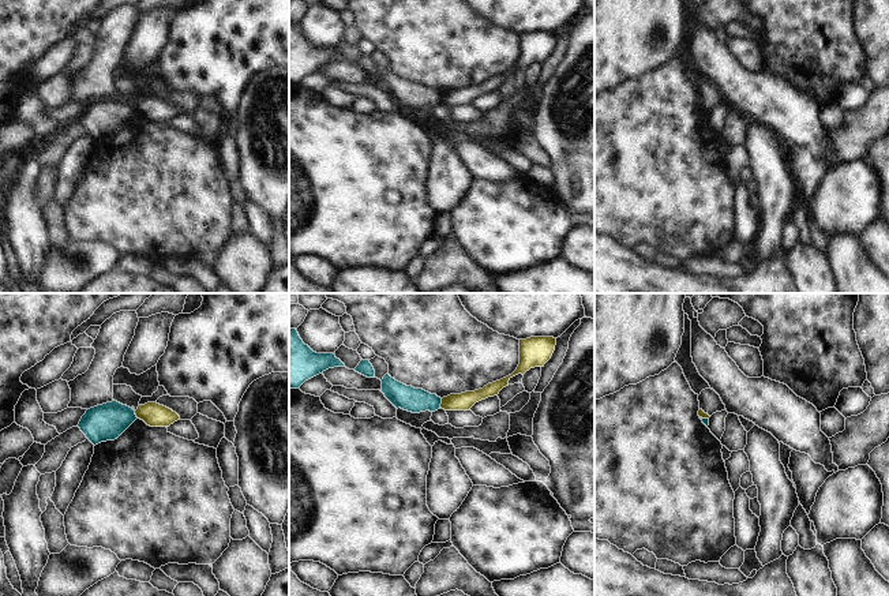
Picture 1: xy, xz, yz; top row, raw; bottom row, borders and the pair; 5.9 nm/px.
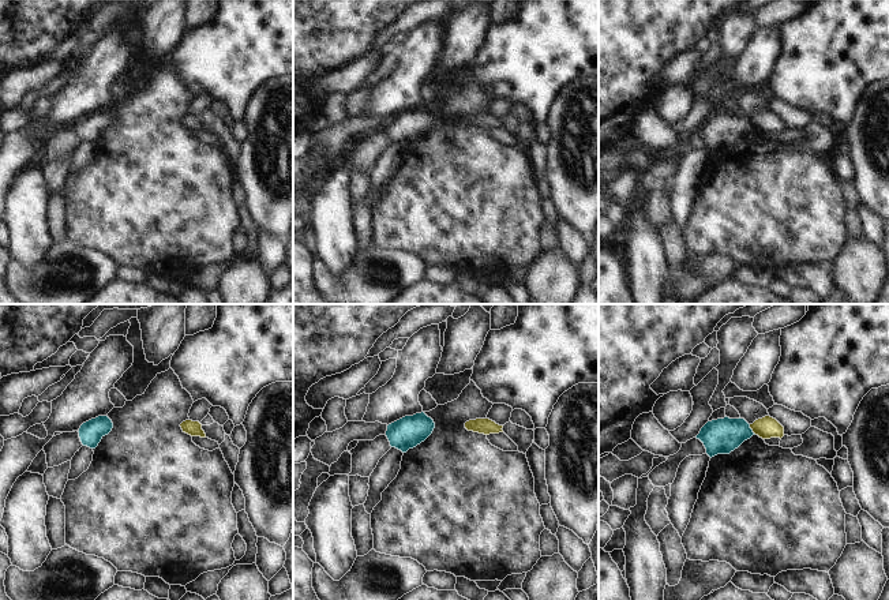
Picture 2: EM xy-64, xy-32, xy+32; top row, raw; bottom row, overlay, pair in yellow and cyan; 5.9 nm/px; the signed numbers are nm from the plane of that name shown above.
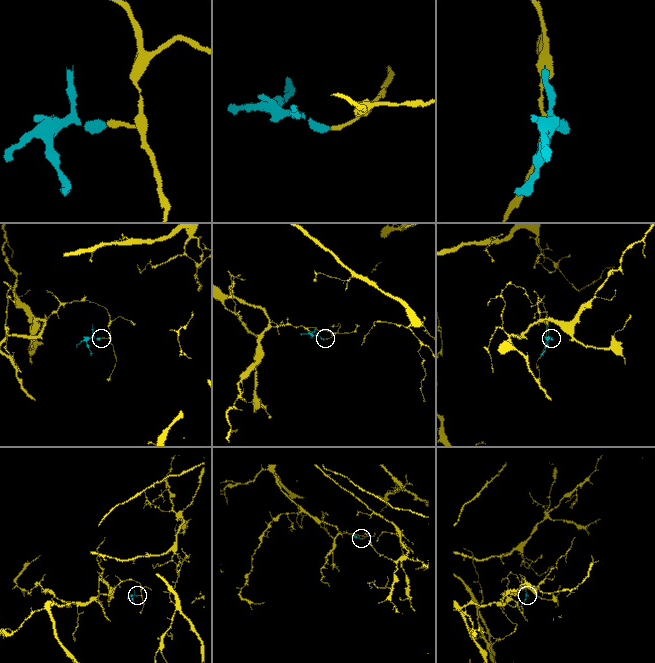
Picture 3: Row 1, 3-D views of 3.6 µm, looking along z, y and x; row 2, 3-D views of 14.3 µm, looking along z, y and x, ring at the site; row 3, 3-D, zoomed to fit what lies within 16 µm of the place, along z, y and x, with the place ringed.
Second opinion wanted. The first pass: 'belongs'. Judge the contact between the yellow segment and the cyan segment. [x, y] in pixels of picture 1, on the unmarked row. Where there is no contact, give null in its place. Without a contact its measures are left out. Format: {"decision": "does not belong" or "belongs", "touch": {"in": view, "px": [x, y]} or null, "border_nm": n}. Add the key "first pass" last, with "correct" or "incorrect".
{"decision": "does not belong", "touch": {"in": "xz", "px": [442, 97]}, "border_nm": 60, "first pass": "incorrect"}

